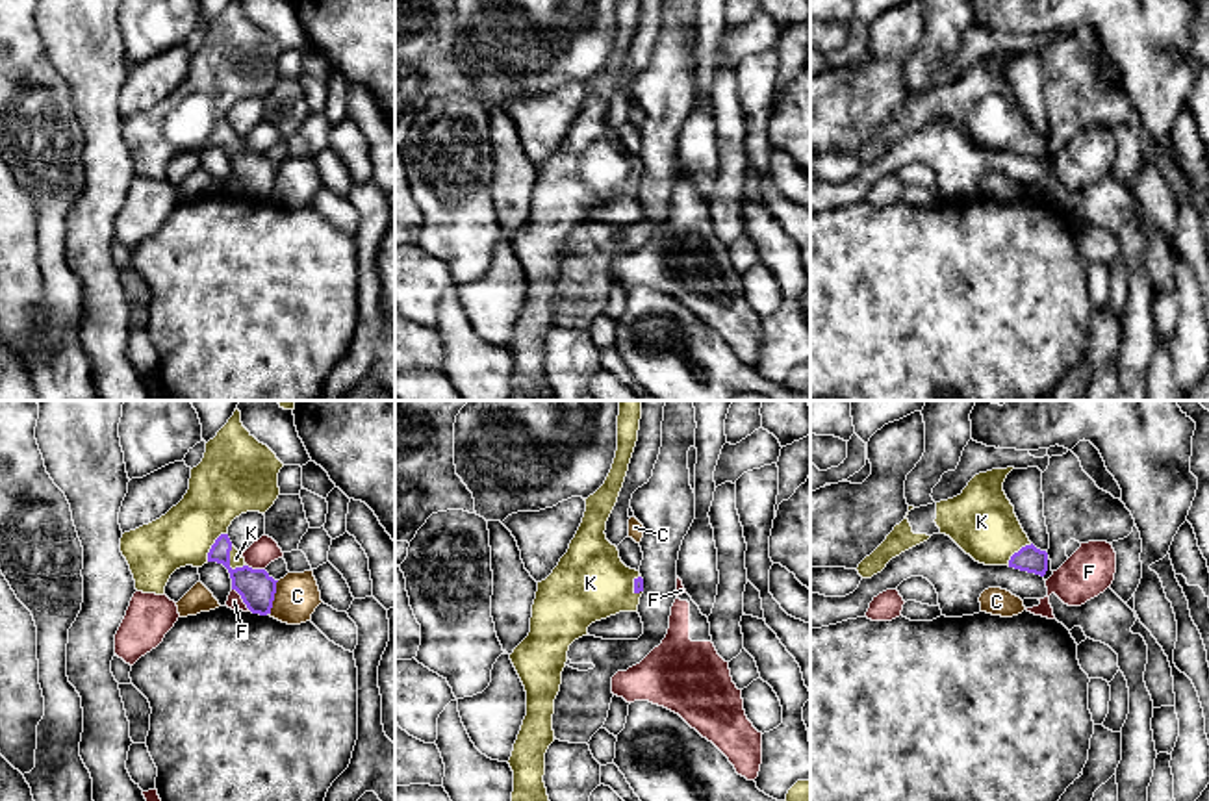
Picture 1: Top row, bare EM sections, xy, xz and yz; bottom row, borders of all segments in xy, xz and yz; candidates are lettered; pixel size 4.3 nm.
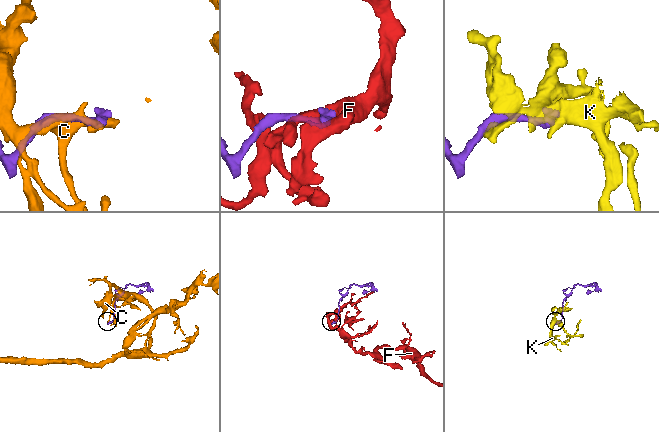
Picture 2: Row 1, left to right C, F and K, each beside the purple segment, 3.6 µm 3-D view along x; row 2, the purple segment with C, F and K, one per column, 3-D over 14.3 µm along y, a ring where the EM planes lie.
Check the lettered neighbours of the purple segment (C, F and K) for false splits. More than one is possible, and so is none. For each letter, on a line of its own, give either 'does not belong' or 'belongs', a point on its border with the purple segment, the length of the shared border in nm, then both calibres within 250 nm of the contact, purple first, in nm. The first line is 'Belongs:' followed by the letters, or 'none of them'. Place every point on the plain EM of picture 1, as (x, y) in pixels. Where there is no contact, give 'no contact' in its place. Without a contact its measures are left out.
Belongs: K
C: does not belong; meets purple in xy at (273, 182); contact 160 nm long; 160 nm thick on the purple side, 190 nm on the other
F: does not belong; meets purple in xy at (241, 182); contact 130 nm long; 160 nm thick on the purple side, 70 nm on the other
K: belongs; meets purple in xy at (229, 149); contact 120 nm long; 160 nm thick on the purple side, 60 nm on the other

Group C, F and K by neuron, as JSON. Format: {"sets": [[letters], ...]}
{"sets": [["C"], ["F"], ["K"]]}

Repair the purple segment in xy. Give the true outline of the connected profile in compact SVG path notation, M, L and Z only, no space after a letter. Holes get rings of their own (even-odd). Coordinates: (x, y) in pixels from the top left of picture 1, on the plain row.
M232 0L206 28L184 83L159 104L122 119L121 137L135 174L163 180L176 154L217 146L228 154L232 174L252 198L271 198L278 165L245 148L228 111L241 98L265 98L274 89L282 52L276 39L243 11L241 0Z

